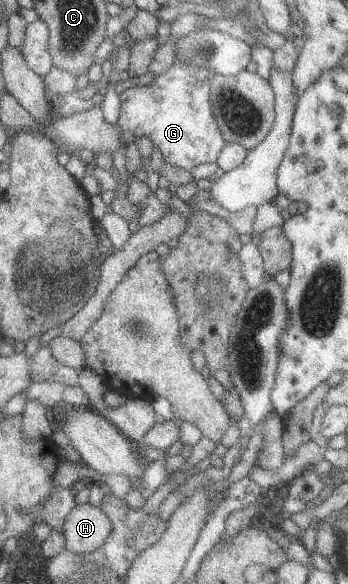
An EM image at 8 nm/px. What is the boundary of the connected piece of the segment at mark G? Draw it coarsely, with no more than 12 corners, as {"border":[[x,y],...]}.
{"border":[[175,59],[119,93],[115,125],[190,171],[225,146],[214,73]]}

